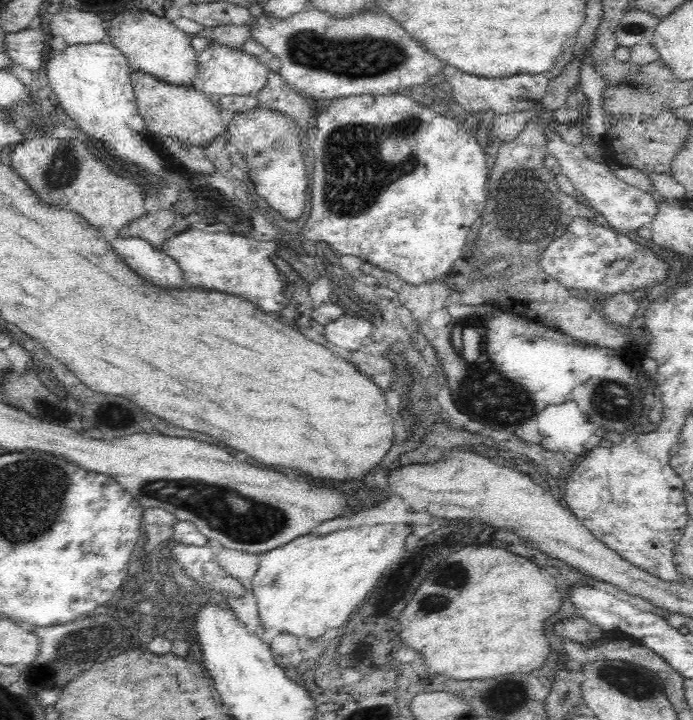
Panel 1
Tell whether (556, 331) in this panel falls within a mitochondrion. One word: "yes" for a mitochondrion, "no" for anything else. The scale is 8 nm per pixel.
no

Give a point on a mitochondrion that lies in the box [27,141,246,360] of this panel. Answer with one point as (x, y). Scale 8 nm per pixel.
(64, 168)

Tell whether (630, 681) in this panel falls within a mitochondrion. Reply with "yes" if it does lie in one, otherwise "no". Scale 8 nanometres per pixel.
yes

